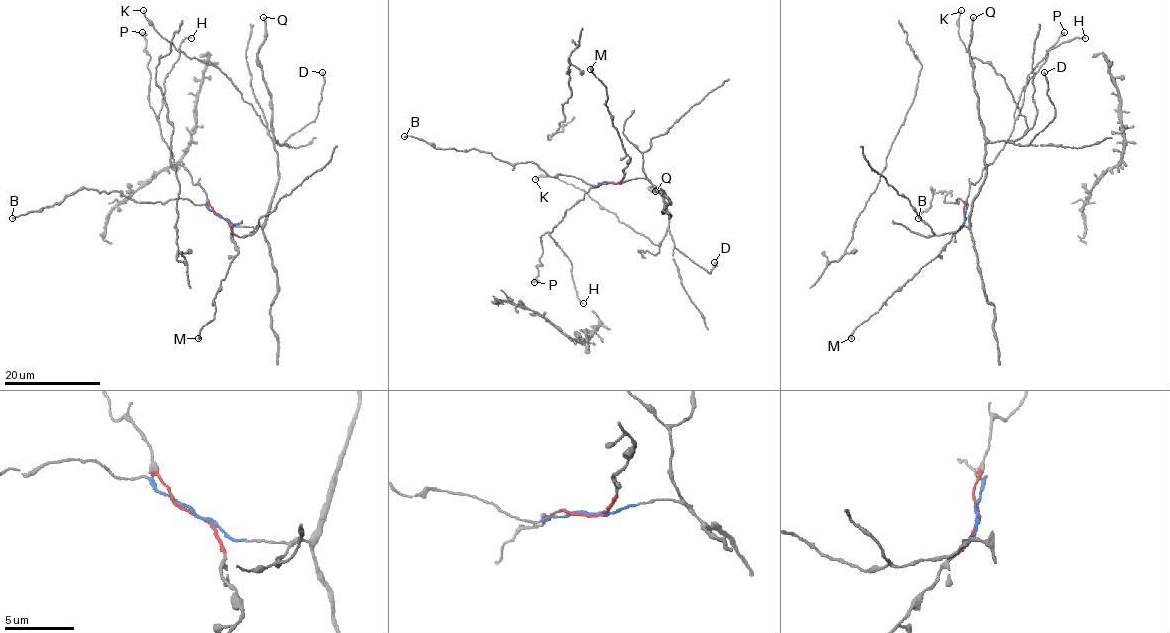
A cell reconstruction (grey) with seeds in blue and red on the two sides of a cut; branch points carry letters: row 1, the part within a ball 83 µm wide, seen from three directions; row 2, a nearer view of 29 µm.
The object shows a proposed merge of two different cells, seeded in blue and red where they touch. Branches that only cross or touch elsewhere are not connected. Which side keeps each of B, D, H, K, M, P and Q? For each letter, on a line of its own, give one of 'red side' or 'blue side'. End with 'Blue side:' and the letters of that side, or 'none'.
B: blue side
D: blue side
H: red side
K: blue side
M: red side
P: red side
Q: blue side
Blue side: B, D, K, Q

